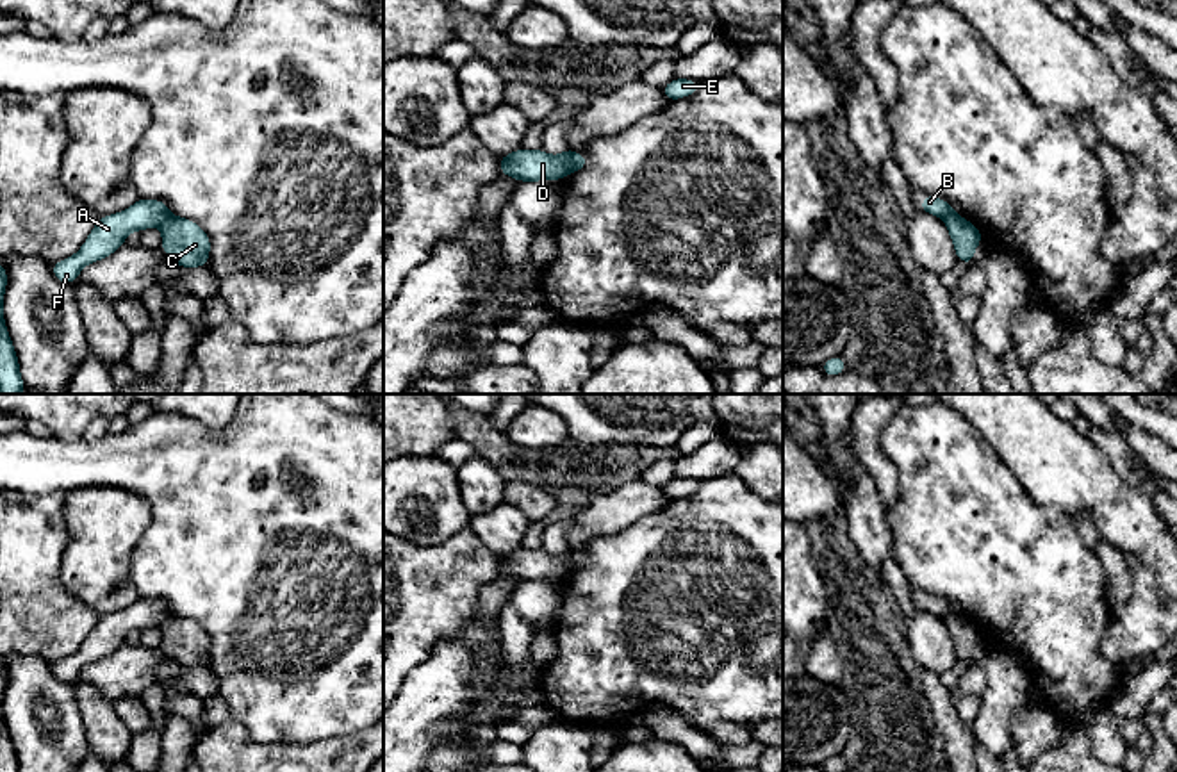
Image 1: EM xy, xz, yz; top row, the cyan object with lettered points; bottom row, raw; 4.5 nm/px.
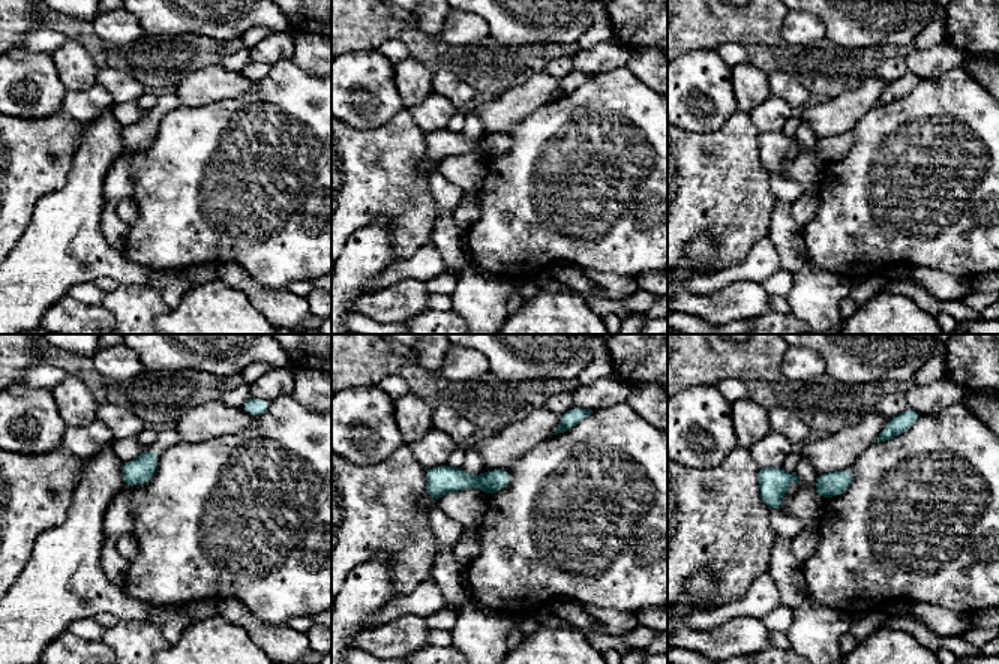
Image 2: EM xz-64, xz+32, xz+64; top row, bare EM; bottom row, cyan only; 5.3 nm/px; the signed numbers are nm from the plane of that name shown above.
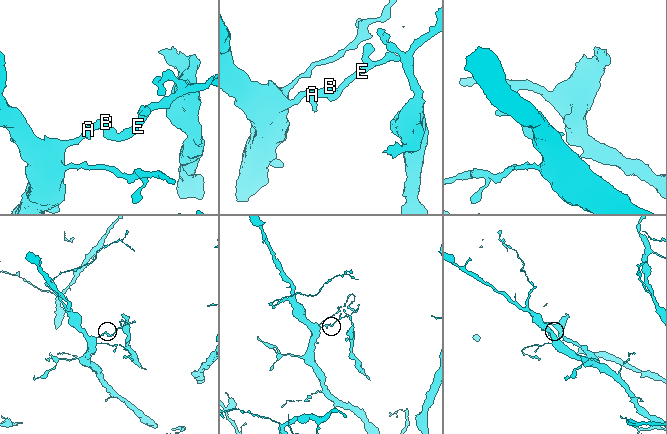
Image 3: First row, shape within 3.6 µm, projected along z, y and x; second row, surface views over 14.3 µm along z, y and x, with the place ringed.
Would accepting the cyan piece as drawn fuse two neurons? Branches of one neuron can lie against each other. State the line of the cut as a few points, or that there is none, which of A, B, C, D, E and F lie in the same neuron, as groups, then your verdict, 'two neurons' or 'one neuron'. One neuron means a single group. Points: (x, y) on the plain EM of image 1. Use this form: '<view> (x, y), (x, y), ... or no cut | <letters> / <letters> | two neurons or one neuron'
xz (576, 553), (569, 560), (566, 573) | A B D F / C E | two neurons

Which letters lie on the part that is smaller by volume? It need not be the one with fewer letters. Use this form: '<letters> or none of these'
C, E

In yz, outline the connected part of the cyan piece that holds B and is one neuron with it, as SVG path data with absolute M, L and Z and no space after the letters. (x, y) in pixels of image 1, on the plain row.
M924 594L924 599L920 601L920 612L929 612L936 617L947 617L949 613L956 613L954 606L942 599L942 597L936 597L936 595L931 595L931 594Z

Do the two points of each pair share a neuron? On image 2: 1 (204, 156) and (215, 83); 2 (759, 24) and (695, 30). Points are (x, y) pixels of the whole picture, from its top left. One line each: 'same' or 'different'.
1: different
2: same

